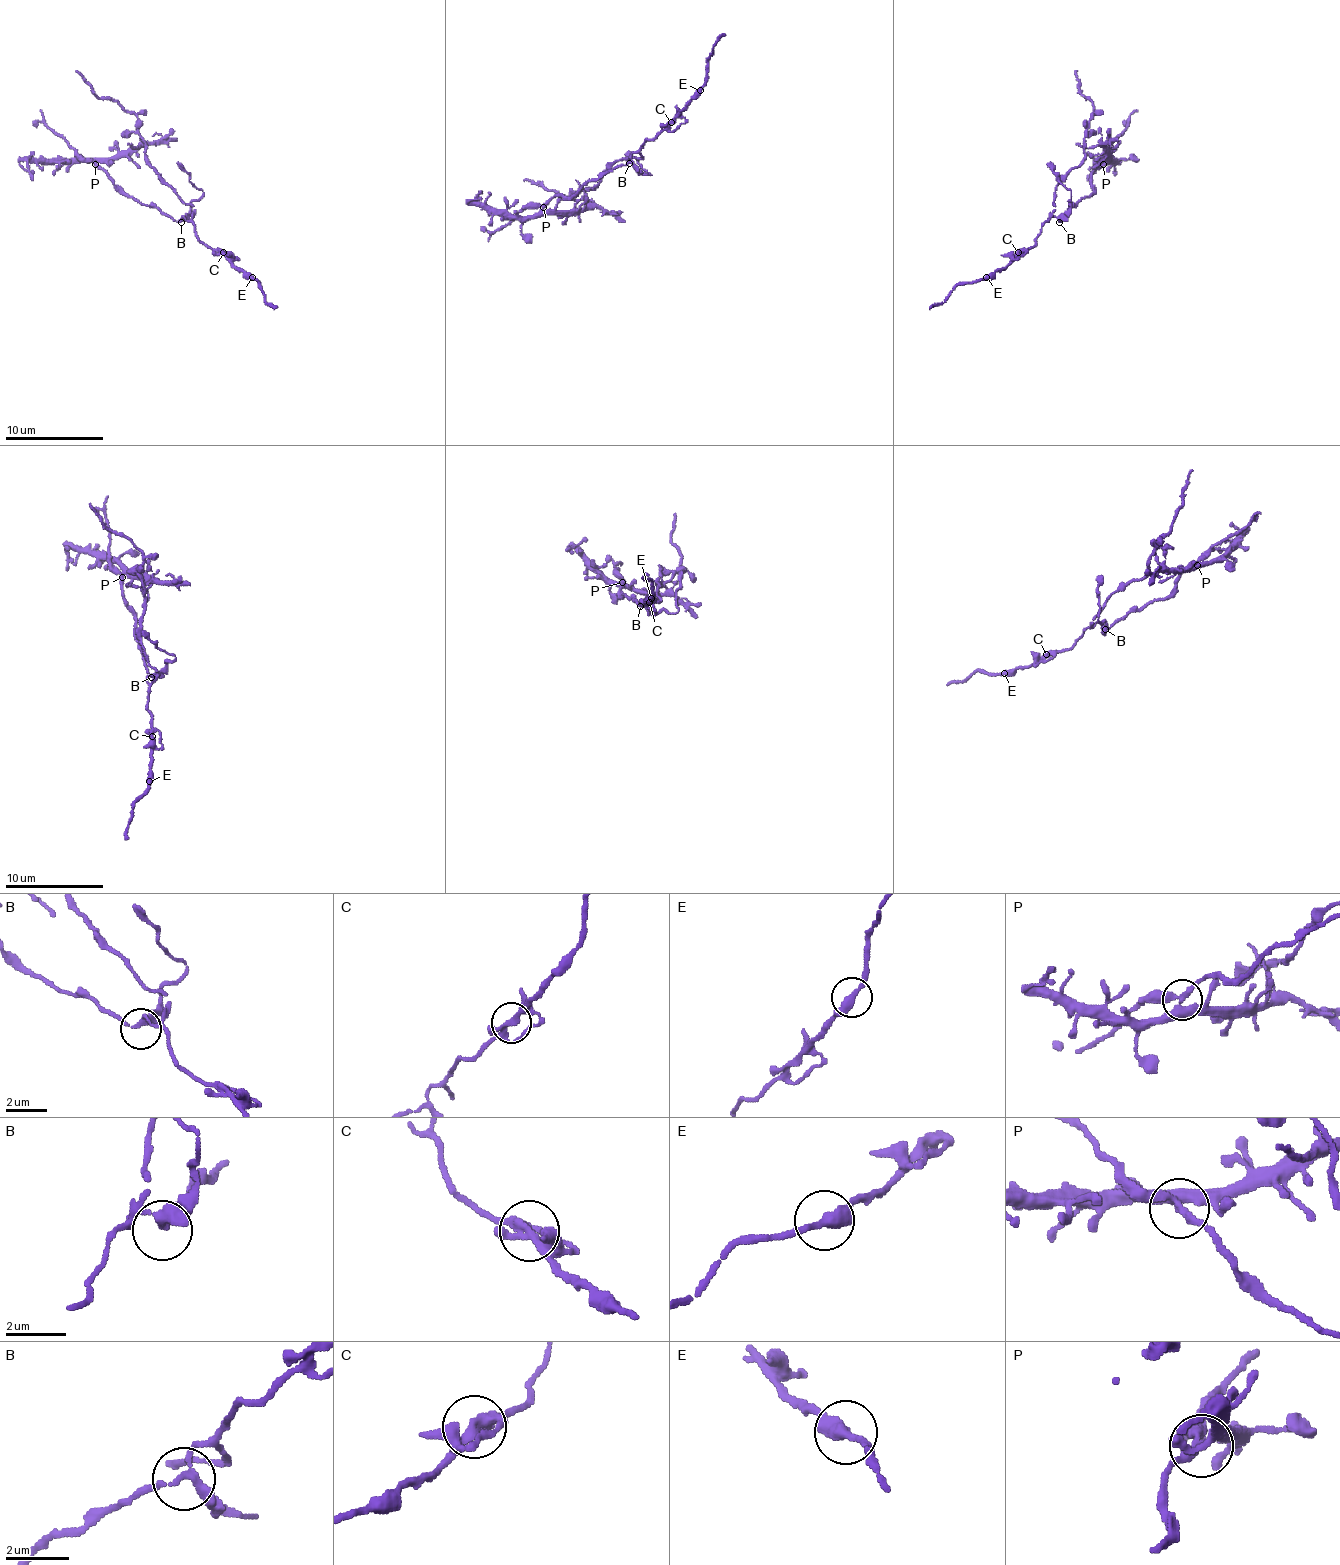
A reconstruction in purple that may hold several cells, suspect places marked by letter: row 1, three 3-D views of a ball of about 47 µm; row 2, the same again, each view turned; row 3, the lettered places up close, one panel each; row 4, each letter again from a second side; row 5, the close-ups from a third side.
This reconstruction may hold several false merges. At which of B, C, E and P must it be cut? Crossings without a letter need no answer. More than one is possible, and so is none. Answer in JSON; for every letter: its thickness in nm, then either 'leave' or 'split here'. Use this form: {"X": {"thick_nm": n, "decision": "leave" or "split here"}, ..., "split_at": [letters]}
{"B": {"thick_nm": 200, "decision": "leave"}, "C": {"thick_nm": 240, "decision": "leave"}, "E": {"thick_nm": 360, "decision": "leave"}, "P": {"thick_nm": 300, "decision": "split here"}, "split_at": ["P"]}

